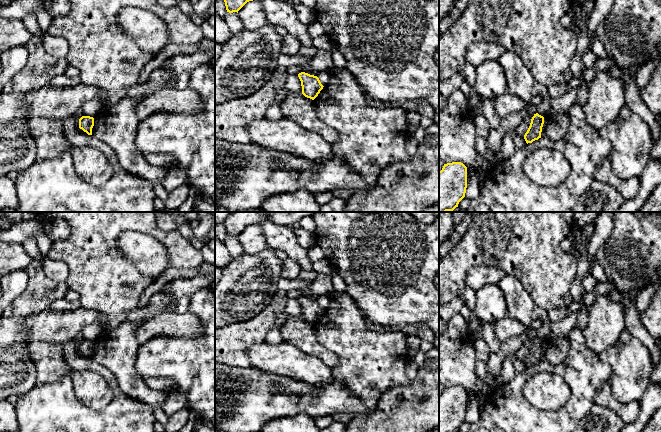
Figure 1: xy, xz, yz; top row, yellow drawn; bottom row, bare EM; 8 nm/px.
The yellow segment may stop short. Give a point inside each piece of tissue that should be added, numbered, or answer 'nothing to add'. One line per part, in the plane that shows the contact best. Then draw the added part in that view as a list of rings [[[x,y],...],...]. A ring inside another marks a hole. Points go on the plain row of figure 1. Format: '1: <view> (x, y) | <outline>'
nothing to add

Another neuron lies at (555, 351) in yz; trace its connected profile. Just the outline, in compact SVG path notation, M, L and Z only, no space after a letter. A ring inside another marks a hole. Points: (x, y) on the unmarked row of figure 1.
M569 334L562 338L551 337L549 340L544 341L541 361L548 362L551 365L563 362L568 355L569 346Z

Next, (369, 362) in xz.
M334 292L329 297L329 307L313 324L314 334L321 345L338 356L338 365L332 369L333 378L342 381L370 411L373 411L386 390L397 386L408 386L411 382L405 373L405 366L410 358L408 335L402 331L372 331L366 326L364 316L356 302L346 292Z

